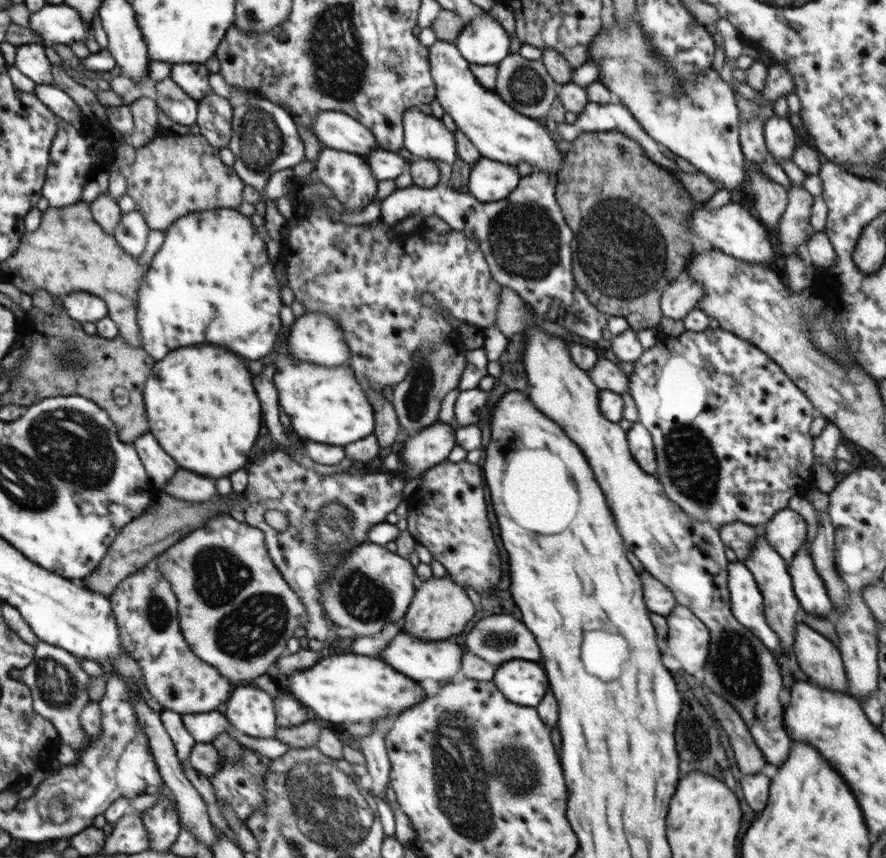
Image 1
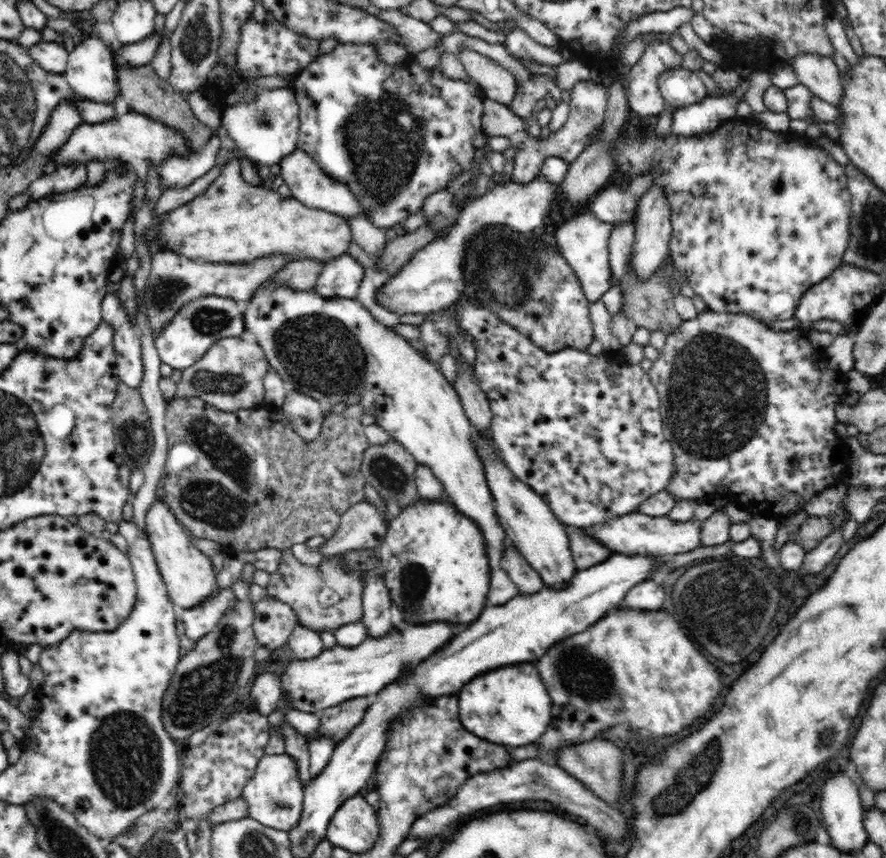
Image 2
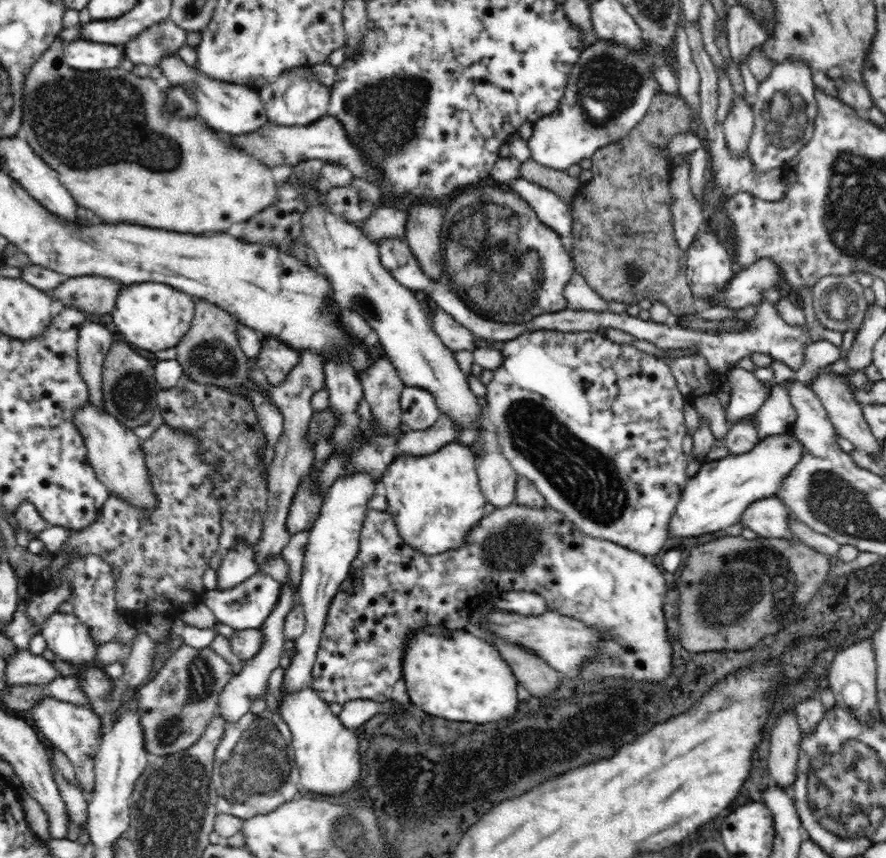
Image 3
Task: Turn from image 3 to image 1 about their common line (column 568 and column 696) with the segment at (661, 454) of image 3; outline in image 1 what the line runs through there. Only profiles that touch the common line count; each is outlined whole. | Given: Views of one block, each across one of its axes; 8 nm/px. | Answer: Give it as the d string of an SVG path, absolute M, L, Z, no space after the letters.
M708 327L702 332L683 330L680 335L672 336L666 343L657 342L645 349L642 356L634 362L634 371L629 376L630 395L638 408L637 422L641 423L652 436L655 448L657 470L655 476L663 484L666 496L676 503L694 520L709 522L714 527L741 522L757 528L769 522L780 510L789 505L789 500L798 494L804 494L814 484L814 445L811 425L817 416L815 407L790 377L765 352L753 344L738 338L733 332Z

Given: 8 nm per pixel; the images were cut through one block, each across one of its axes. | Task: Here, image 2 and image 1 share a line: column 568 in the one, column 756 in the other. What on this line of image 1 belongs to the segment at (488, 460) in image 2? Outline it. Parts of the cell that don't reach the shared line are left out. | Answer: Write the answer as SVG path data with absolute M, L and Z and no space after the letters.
M761 526L757 527L757 529L758 537L754 541L755 546L753 546L749 559L744 560L744 564L751 570L762 593L766 622L778 635L782 644L789 646L793 650L794 635L797 631L795 624L800 619L801 606L797 596L794 594L793 582L789 575L789 567L786 561L768 544Z

